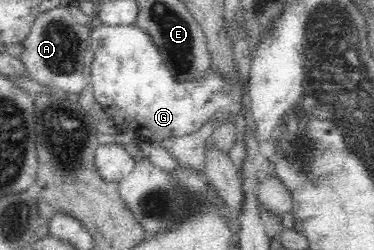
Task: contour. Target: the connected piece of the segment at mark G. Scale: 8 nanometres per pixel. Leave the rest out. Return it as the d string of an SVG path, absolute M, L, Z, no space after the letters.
M136 22L131 24L118 24L118 25L110 25L106 23L102 23L98 27L91 28L91 32L89 35L89 45L90 50L94 52L94 59L88 69L88 78L89 78L89 87L93 92L95 100L100 103L100 107L102 107L102 111L105 111L108 115L114 119L115 129L118 132L124 132L127 129L134 131L136 137L142 141L159 141L169 138L178 138L178 137L187 137L188 135L192 135L192 133L196 133L198 129L202 129L204 125L208 125L208 123L212 123L214 127L218 127L218 125L222 125L222 123L228 123L228 121L233 121L234 117L238 117L238 115L242 115L242 113L248 113L248 105L244 105L242 103L242 95L244 95L244 91L242 89L248 89L248 81L244 81L244 79L236 78L226 78L224 75L220 74L220 72L214 72L216 66L211 65L207 67L208 71L204 73L200 73L200 77L195 80L178 80L174 74L169 72L167 65L163 63L161 58L160 50L158 50L158 46L154 44L154 40L152 40L152 36L142 26L138 26Z

